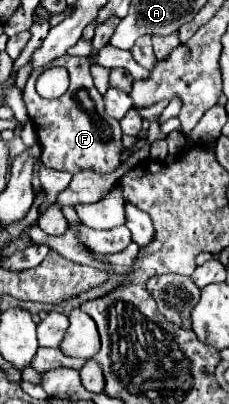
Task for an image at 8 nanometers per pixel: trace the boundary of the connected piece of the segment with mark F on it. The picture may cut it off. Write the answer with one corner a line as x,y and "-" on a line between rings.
68,54
56,58
52,66
64,66
70,72
70,88
56,100
42,98
36,91
36,78
44,72
44,68
34,70
24,88
24,103
28,108
28,116
34,120
38,140
44,148
42,166
66,172
94,170
94,172
112,172
120,166
122,156
122,130
120,122
108,118
104,114
104,98
96,90
90,74
92,58
72,58

